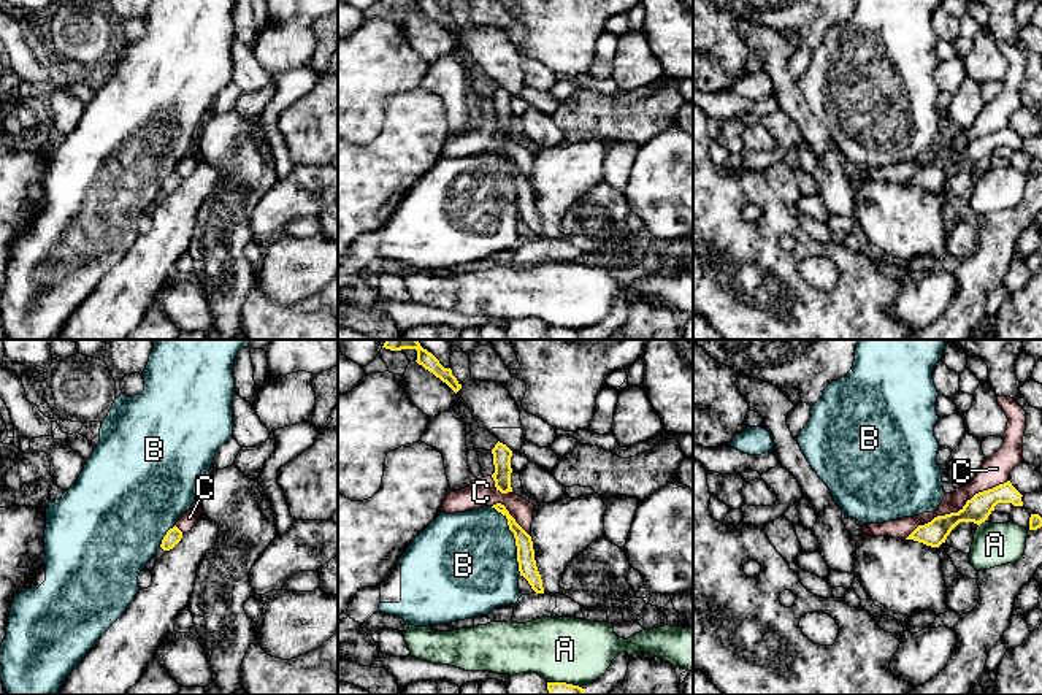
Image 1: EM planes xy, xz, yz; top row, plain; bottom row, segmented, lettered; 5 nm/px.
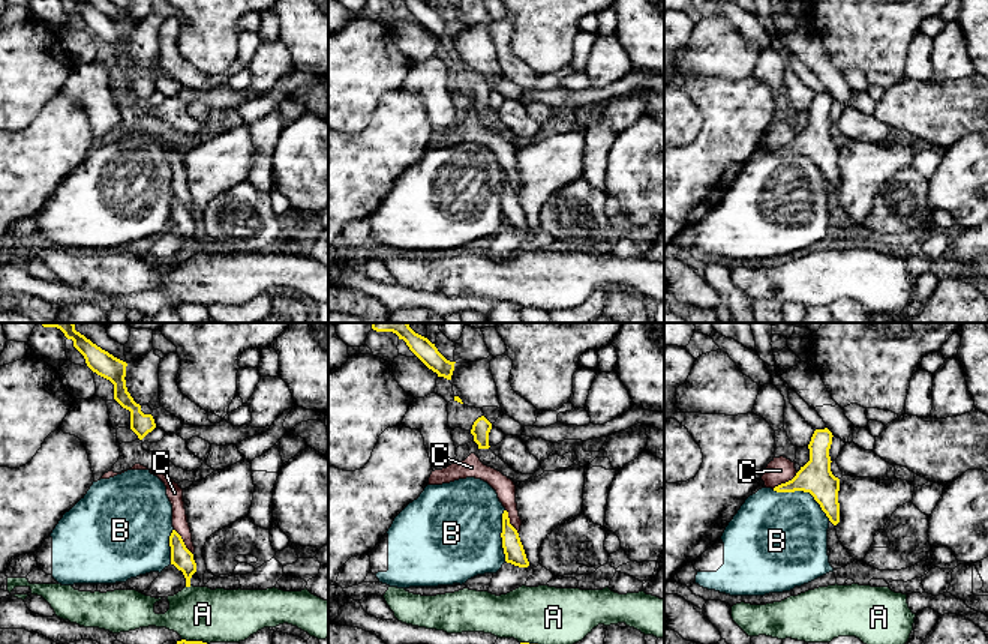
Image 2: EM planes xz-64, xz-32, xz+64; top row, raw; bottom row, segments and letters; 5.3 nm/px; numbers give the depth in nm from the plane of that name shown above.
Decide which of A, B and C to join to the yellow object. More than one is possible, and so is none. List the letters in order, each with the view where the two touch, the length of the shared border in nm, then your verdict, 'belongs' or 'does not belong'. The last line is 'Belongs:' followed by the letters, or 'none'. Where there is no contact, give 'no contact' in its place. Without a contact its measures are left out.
A: xz | 200 nm | does not belong
B: xz | 380 nm | does not belong
C: yz | 600 nm | does not belong
Belongs: none

